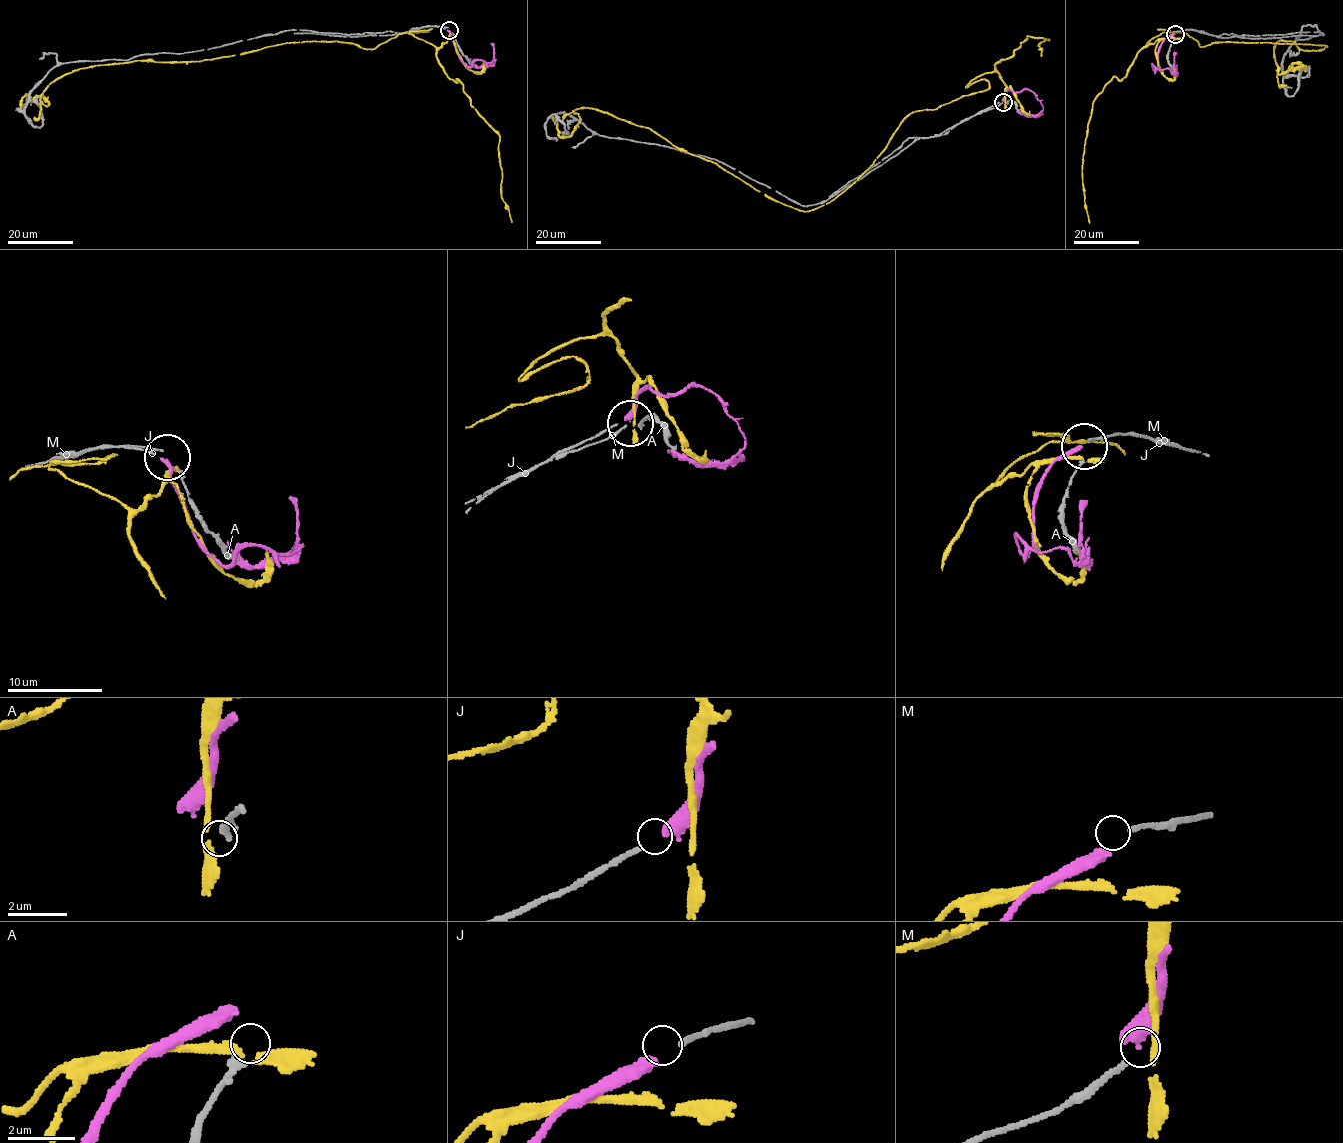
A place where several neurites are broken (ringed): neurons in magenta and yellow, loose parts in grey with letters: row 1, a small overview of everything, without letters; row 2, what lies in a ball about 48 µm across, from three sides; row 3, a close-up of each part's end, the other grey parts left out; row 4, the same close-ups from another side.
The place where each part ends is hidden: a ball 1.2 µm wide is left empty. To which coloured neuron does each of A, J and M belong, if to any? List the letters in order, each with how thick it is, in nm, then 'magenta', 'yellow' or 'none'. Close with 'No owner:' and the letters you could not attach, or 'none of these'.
A: calibre 240 nm; none
J: calibre 160 nm; magenta
M: calibre 150 nm; none
No owner: A, M

